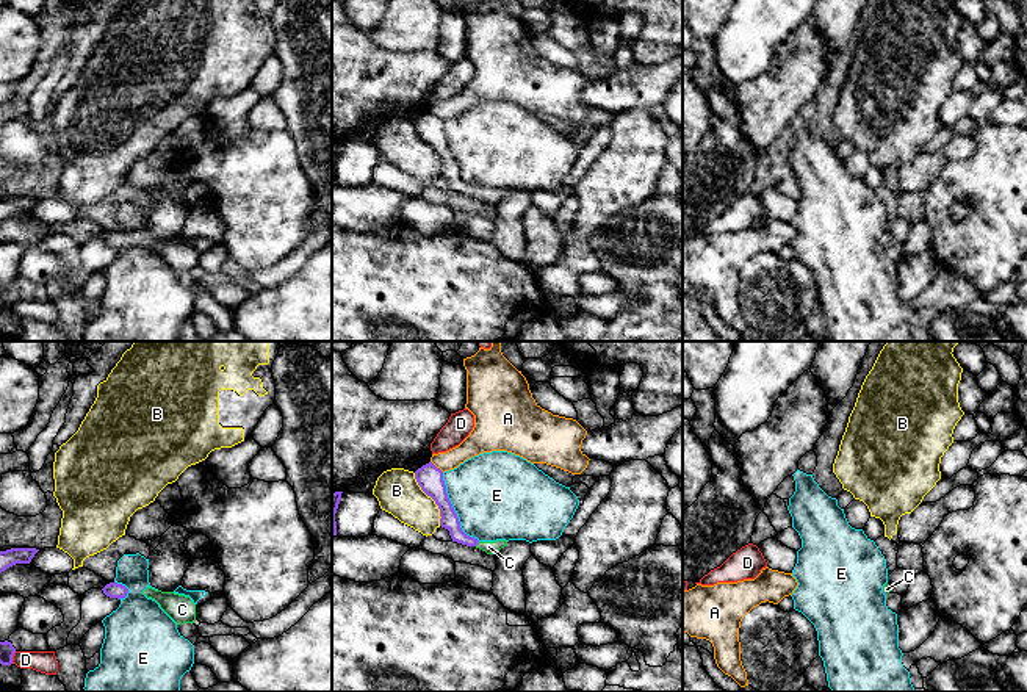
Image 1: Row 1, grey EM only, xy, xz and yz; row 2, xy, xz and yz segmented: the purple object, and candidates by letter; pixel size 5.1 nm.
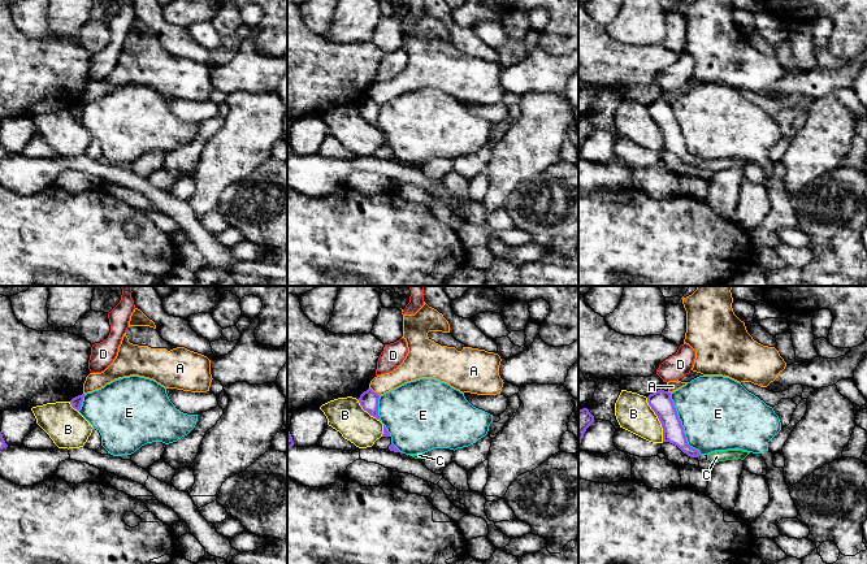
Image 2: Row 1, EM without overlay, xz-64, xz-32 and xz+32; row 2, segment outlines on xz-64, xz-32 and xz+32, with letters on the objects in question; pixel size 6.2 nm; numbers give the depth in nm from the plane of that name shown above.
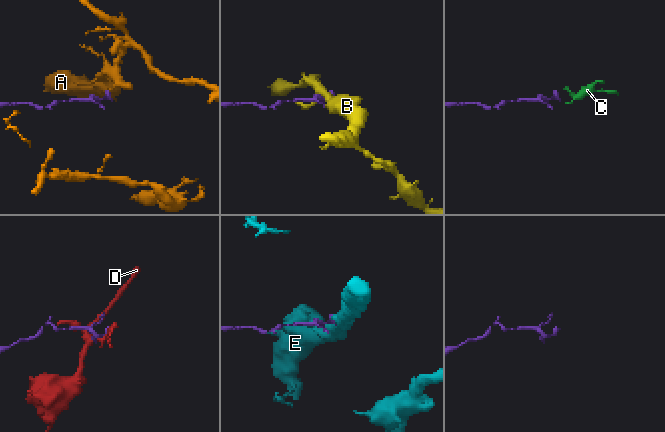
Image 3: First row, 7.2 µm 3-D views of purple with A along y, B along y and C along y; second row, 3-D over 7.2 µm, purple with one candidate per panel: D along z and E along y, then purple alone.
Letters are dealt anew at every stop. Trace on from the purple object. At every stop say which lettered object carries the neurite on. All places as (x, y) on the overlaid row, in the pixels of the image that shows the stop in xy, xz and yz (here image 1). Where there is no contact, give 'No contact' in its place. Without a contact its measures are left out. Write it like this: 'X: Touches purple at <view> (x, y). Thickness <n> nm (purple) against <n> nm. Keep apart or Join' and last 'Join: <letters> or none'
A: Touches purple at xz (436, 467). Thickness 140 nm (purple) against 120 nm. Keep apart
B: Touches purple at xz (432, 498). Thickness 140 nm (purple) against 220 nm. Keep apart
C: Touches purple at xz (476, 544). Thickness 90 nm (purple) against 60 nm. Join
D: Touches purple at xy (11, 658). Thickness 80 nm (purple) against 110 nm. Keep apart
E: Touches purple at xz (454, 511). Thickness 140 nm (purple) against 460 nm. Keep apart
Join: C

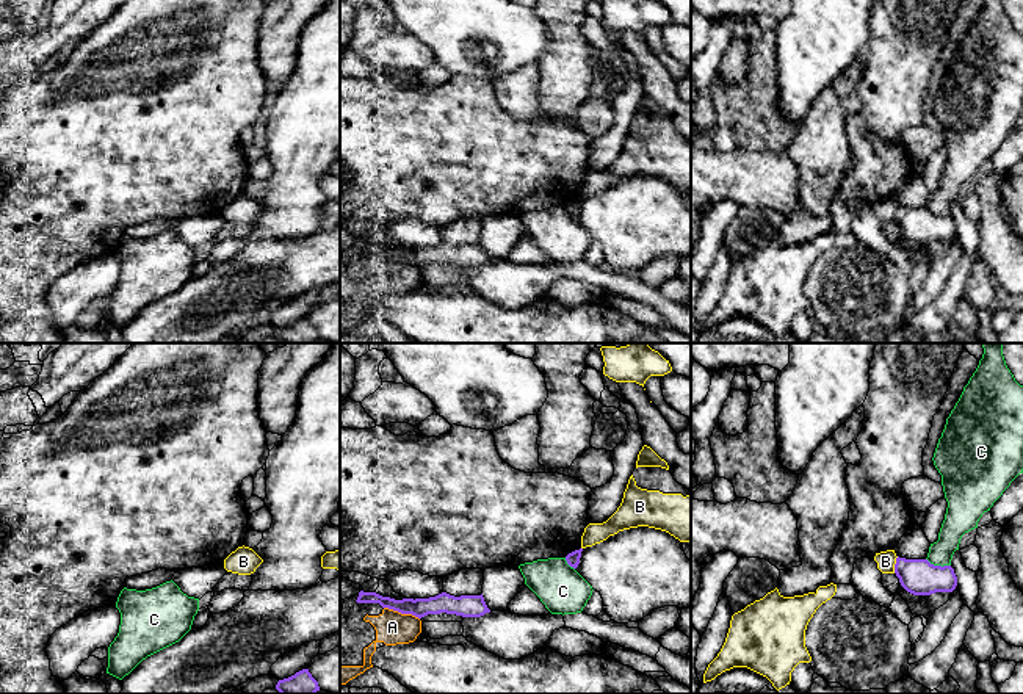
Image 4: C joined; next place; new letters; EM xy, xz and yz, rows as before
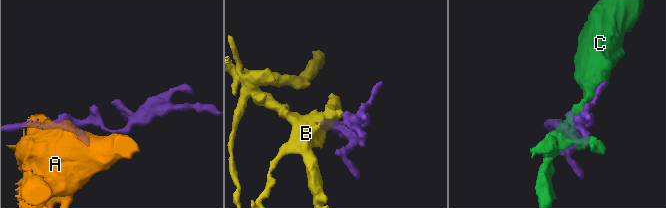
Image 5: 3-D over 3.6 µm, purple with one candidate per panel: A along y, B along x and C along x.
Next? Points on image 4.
A: Touches purple at xz (401, 613). Thickness 100 nm (purple) against 170 nm. Keep apart
B: Touches purple at yz (895, 564). Thickness 190 nm (purple) against 100 nm. Keep apart
C: Touches purple at yz (939, 566). Thickness 190 nm (purple) against 140 nm. Keep apart
Join: none

